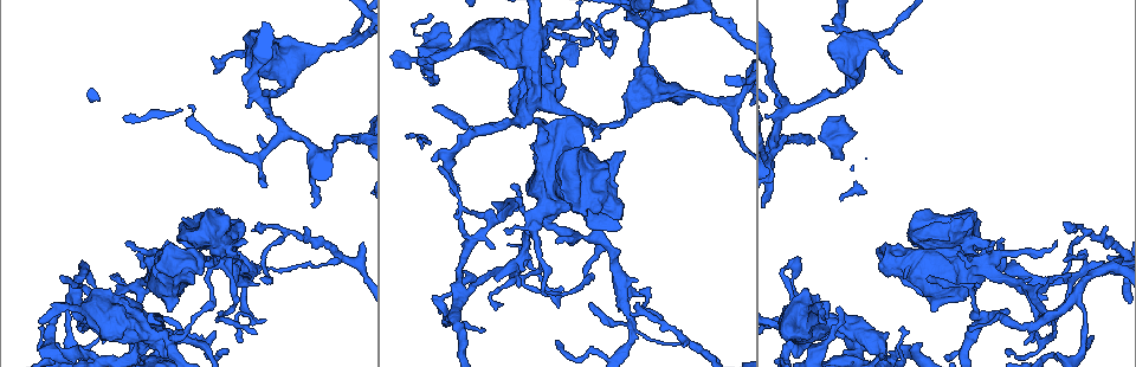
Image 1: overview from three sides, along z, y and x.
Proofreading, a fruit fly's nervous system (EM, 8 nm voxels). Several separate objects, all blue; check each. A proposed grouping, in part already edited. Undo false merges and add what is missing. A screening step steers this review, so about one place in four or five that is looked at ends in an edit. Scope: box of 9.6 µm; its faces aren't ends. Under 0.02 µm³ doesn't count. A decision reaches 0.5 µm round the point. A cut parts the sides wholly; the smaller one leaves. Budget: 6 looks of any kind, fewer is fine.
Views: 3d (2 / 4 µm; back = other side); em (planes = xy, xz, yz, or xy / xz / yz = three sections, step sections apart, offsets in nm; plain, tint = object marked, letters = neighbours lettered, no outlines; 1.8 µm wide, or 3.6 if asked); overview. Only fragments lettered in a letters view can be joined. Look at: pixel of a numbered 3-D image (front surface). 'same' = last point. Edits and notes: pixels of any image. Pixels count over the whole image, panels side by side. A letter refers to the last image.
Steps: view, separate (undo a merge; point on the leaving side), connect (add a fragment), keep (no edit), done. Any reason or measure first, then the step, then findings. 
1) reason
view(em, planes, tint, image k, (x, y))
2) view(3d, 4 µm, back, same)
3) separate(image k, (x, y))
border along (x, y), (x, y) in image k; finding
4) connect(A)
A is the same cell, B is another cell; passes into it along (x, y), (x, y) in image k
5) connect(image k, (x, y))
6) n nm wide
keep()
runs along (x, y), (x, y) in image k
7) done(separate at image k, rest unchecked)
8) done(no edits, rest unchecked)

abrupt turn
view(3d, 4 µm, image 1, (905, 266))

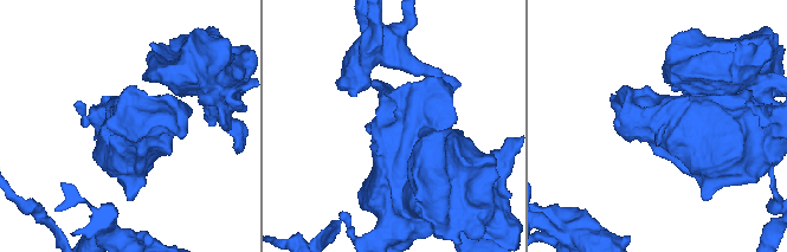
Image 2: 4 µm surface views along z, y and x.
view(em, 3.6 µm, yz, step 4, tint, image 2, (411, 128))

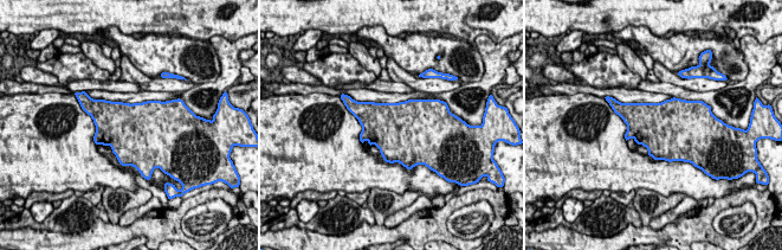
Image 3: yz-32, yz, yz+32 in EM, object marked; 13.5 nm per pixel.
view(em, 3.6 µm, planes, letters, same)

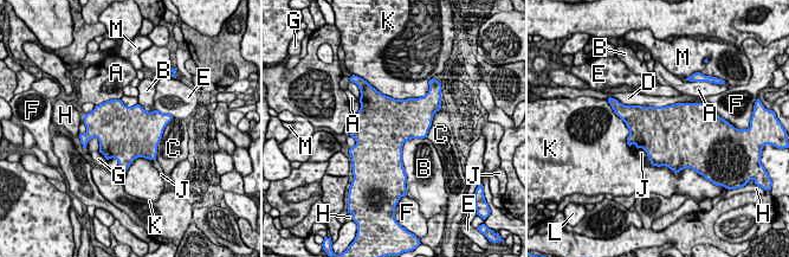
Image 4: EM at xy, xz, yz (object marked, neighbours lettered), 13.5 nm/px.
keep()
A, B, C, D, E, F, G, H, J, K, L and M are other cells; border along (426, 136), (403, 143), (403, 168) in image 4; one neuron here

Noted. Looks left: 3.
branch stops here
view(3d, 4 µm, image 1, (213, 333))

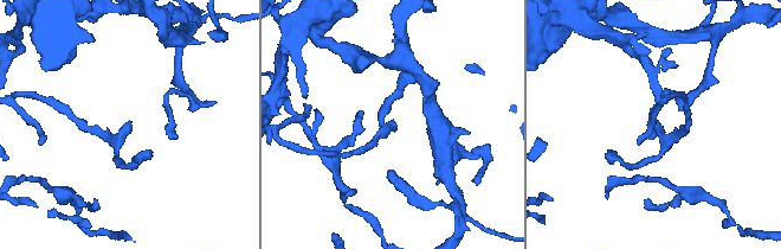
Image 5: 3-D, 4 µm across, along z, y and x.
shape alone is not enough
view(em, planes, letters, image 5, (395, 123))

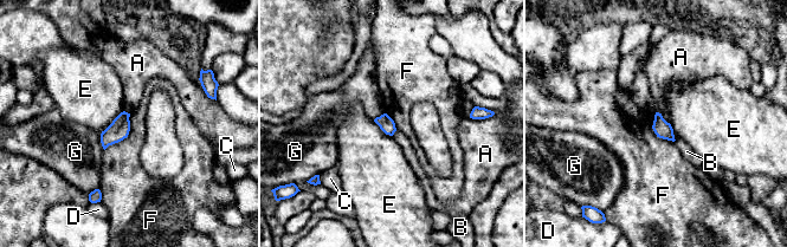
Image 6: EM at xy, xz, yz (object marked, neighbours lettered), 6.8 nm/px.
keep()
A, B, C, D, E, F and G are other cells; border along (130, 114), (129, 134), (104, 150) in image 6; none of them fits

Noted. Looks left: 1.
done(no edits, rest unchecked)

